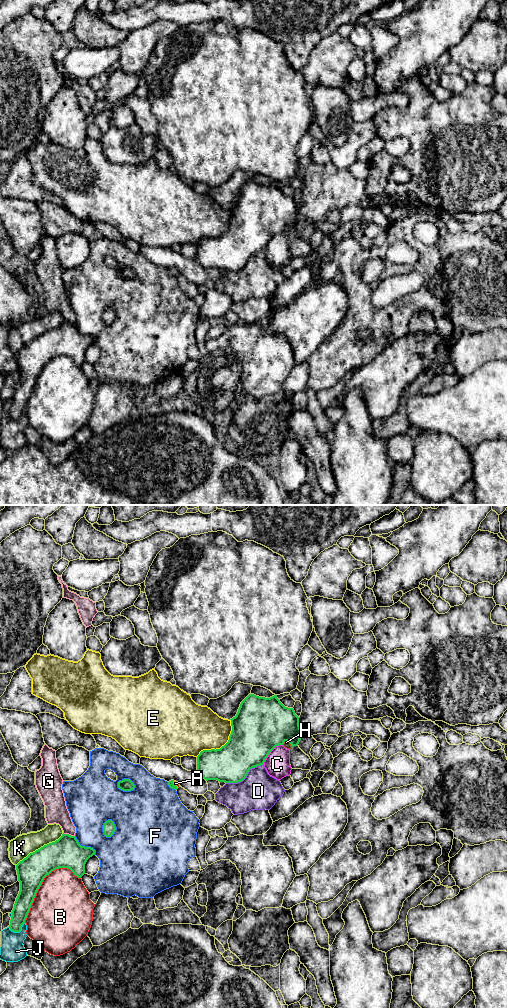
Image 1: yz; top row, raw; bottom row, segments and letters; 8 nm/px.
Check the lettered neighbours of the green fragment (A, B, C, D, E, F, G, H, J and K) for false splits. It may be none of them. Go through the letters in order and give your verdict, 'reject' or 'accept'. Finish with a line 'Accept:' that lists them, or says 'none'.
A: accept
B: reject
C: reject
D: reject
E: reject
F: reject
G: reject
H: reject
J: reject
K: reject
Accept: A

